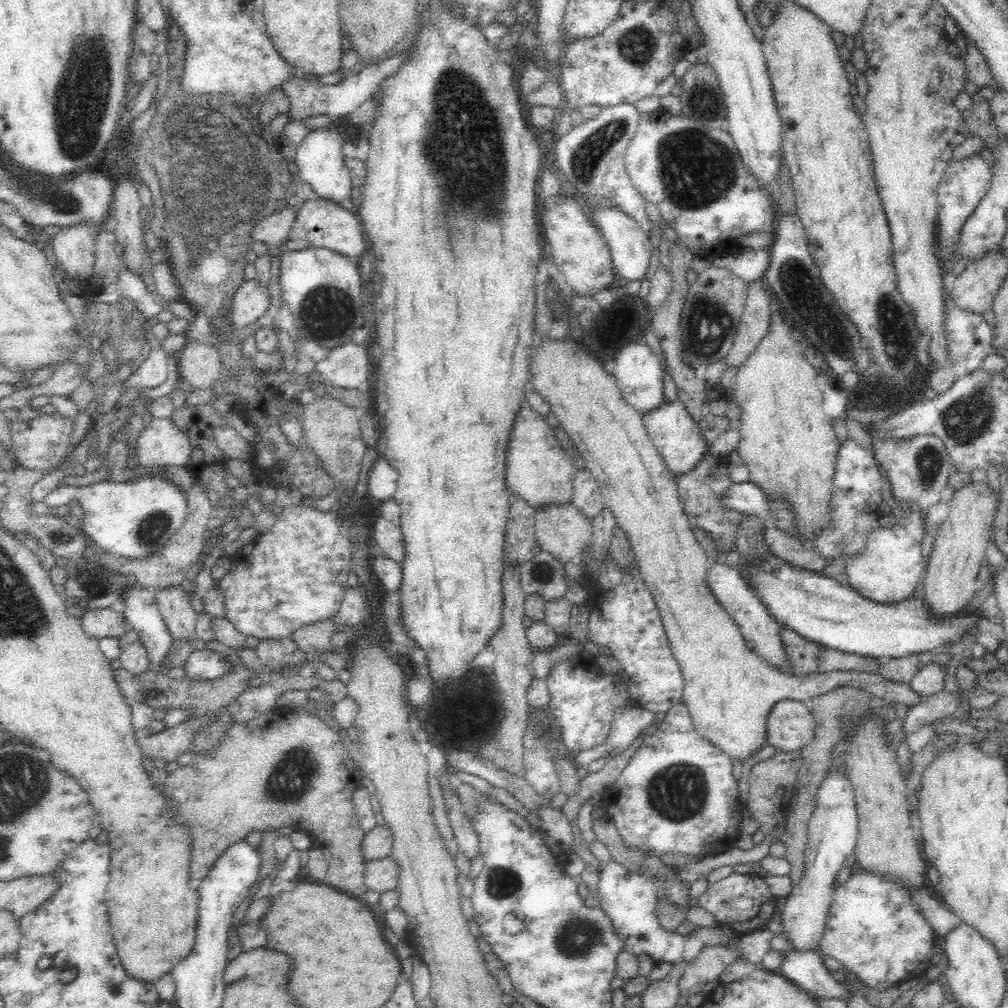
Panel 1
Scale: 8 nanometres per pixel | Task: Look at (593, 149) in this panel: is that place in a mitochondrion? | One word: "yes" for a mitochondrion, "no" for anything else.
yes

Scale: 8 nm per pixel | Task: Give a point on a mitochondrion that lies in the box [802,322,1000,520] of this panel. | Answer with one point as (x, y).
(964, 419)

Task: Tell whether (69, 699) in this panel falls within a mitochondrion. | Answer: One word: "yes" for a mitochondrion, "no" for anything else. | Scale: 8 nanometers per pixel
no

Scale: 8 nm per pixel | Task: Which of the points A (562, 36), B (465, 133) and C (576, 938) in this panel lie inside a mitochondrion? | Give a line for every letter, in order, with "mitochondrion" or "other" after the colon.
A: other
B: mitochondrion
C: mitochondrion

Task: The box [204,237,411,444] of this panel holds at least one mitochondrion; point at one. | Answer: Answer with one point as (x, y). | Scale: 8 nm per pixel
(329, 312)

